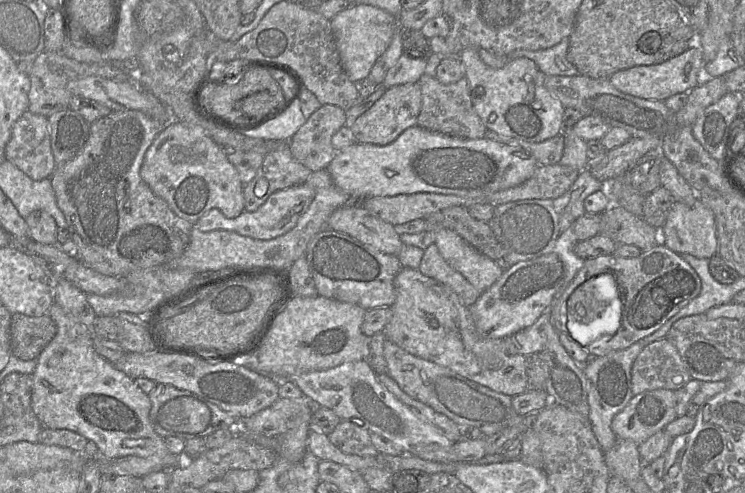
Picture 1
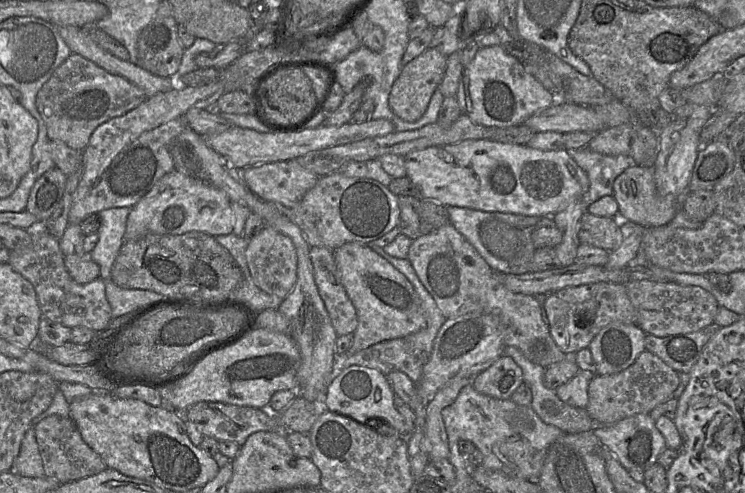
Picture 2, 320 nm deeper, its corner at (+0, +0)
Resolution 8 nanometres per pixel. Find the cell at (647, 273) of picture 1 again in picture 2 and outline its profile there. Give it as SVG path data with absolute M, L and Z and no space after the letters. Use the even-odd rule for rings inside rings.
M597 282L568 286L542 298L550 335L557 347L567 356L587 348L599 331L611 322L636 324L638 312L631 303L625 284Z

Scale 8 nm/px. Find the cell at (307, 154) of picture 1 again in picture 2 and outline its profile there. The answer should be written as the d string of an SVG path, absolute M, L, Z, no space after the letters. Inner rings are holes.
M296 159L246 167L241 174L257 197L281 209L296 206L320 178L302 167Z

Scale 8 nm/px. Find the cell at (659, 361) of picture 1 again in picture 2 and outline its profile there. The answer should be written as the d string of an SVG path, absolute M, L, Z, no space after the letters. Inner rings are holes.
M644 350L627 369L606 376L595 375L588 384L586 411L597 424L610 425L624 418L649 414L656 406L673 398L679 373L655 354Z

